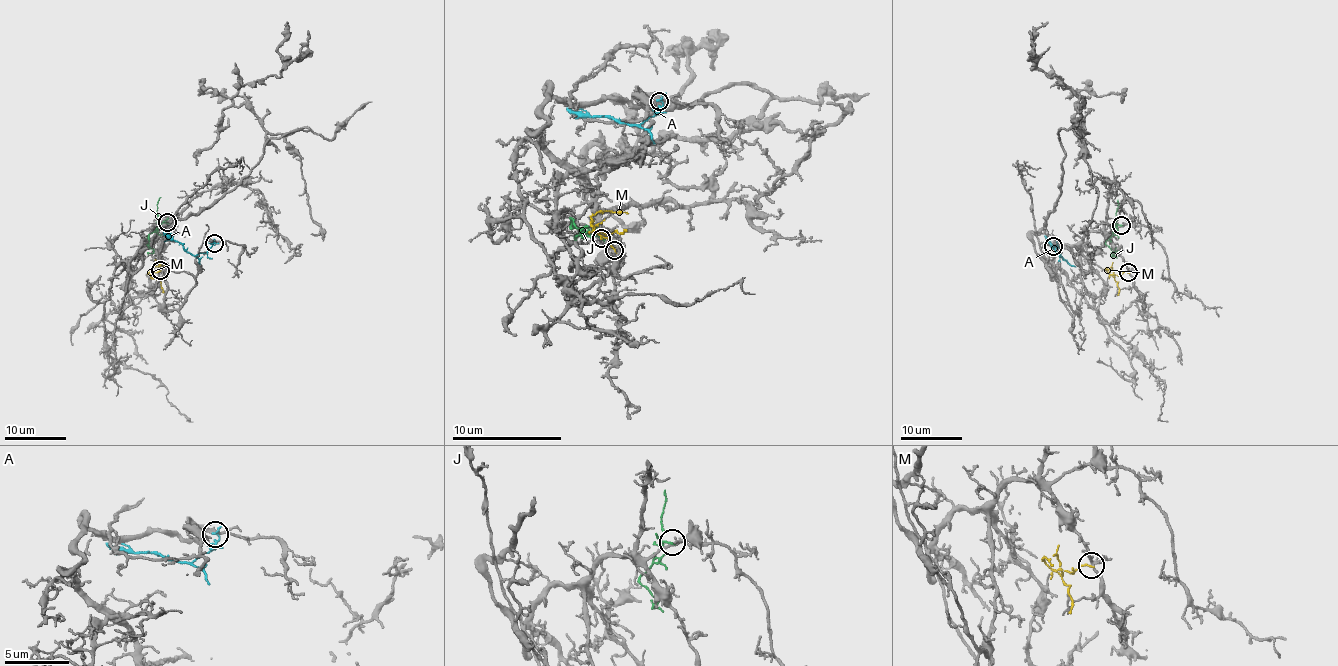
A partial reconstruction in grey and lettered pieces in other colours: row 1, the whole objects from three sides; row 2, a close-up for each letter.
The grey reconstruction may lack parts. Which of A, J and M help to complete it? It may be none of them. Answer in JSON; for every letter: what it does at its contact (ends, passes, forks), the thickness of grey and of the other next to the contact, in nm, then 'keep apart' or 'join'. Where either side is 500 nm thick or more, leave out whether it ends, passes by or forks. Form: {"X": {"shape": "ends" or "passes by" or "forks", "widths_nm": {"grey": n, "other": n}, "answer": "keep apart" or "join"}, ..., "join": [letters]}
{"A": {"shape": "passes by", "widths_nm": {"grey": 280, "other": 120}, "answer": "keep apart"}, "J": {"shape": "passes by", "widths_nm": {"grey": 180, "other": 100}, "answer": "keep apart"}, "M": {"shape": "ends", "widths_nm": {"grey": 240, "other": 120}, "answer": "keep apart"}, "join": []}

